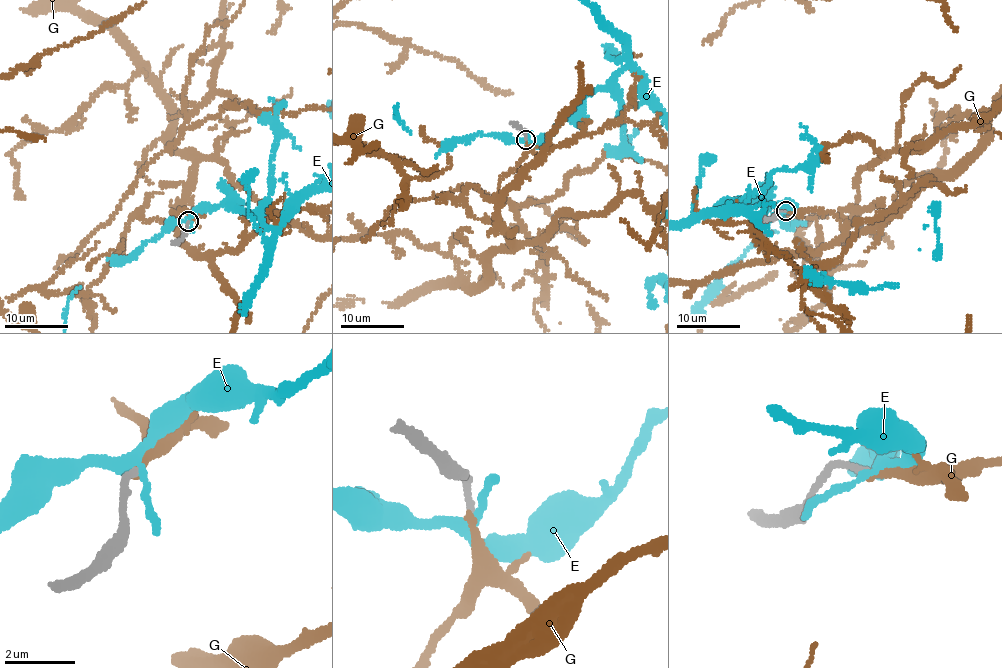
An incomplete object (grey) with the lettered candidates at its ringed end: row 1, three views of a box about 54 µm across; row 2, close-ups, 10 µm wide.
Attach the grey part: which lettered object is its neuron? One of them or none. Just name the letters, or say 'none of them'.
G

